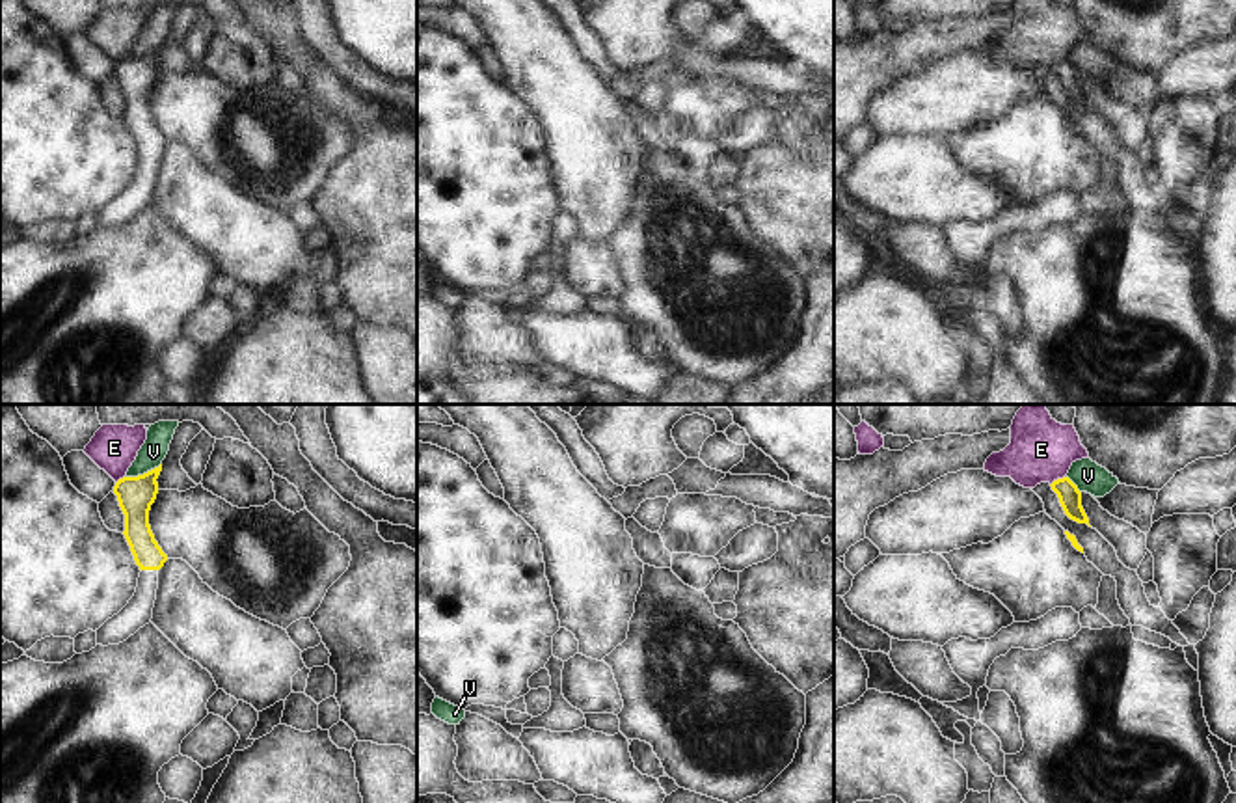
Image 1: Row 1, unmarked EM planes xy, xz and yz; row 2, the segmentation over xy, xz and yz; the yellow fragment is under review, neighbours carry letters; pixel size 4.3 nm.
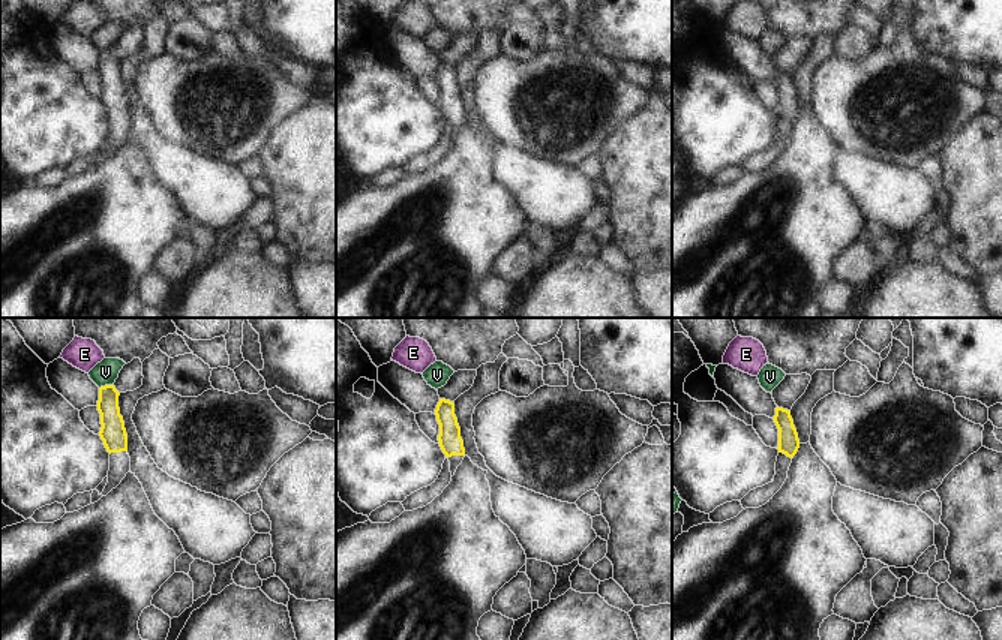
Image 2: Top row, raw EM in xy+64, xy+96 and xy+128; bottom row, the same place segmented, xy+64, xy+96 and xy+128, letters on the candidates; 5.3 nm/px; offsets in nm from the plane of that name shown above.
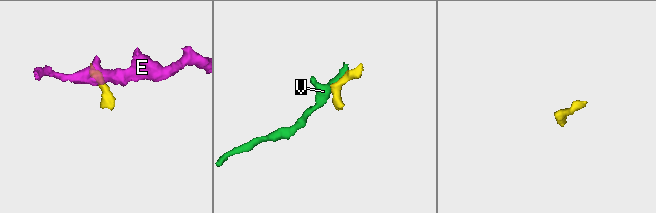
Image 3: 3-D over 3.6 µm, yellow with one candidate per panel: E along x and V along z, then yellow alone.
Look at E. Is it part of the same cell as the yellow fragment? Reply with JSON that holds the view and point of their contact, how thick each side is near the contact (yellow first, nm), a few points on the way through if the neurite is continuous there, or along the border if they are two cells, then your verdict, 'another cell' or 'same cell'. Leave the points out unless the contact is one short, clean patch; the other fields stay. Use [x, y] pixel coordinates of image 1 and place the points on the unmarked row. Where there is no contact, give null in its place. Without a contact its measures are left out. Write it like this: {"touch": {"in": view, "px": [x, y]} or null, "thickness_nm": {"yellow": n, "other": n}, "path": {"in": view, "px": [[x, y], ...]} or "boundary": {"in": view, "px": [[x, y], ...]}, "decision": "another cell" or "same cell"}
{"touch": {"in": "yz", "px": [1058, 62]}, "thickness_nm": {"yellow": 100, "other": 280}, "boundary": {"in": "yz", "px": [[1065, 58], [1050, 68]]}, "decision": "another cell"}

